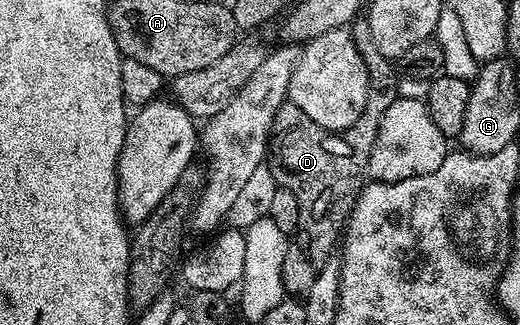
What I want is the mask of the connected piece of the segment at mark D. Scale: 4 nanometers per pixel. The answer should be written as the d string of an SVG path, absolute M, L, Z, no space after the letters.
M360 17L349 28L353 41L367 66L371 91L365 101L365 109L354 127L342 133L319 127L297 105L285 102L277 109L275 123L271 126L269 140L269 164L278 186L289 189L297 197L299 228L290 236L285 262L281 264L281 281L284 292L291 297L306 296L317 273L332 258L341 239L341 232L350 216L355 198L365 183L369 153L377 137L377 129L385 109L397 98L395 87L396 68L377 49L373 33L366 17Z

